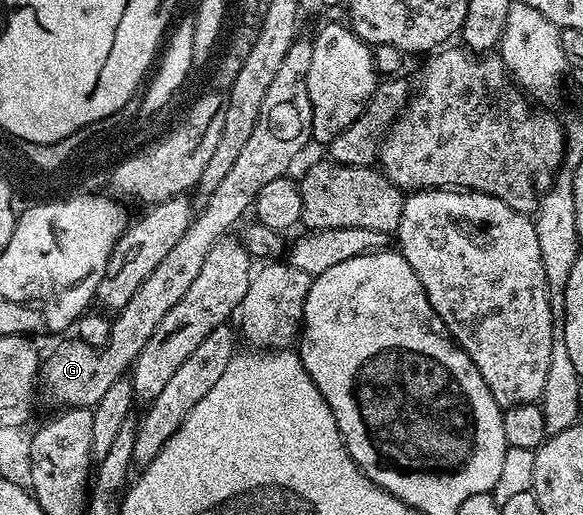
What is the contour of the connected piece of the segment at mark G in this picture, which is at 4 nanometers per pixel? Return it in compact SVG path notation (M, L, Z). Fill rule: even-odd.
M299 36L295 38L292 48L288 48L288 56L284 56L284 64L280 64L280 72L276 72L272 85L264 95L264 104L260 104L260 120L256 120L256 128L252 128L252 136L244 144L244 149L241 150L236 164L232 164L228 176L224 176L224 180L220 180L220 188L216 188L216 192L209 195L205 201L207 202L206 207L197 211L189 228L184 232L184 236L180 236L178 243L172 247L172 252L168 252L168 256L164 256L164 260L160 260L156 272L152 272L152 276L148 276L148 280L144 280L144 284L140 284L140 292L136 292L136 296L132 296L132 300L128 300L128 304L124 304L124 308L117 311L115 318L111 321L108 342L103 347L90 346L81 340L62 342L47 358L45 355L40 366L40 390L46 393L47 400L54 405L54 408L87 409L99 402L100 397L108 392L108 388L125 375L124 370L127 371L133 365L139 352L143 350L144 344L148 342L152 332L159 326L160 320L164 320L164 316L168 316L168 312L172 312L172 304L176 304L184 296L184 292L188 292L188 288L192 288L192 280L196 280L196 275L204 264L204 256L208 256L208 252L212 252L212 248L218 241L227 232L233 231L230 229L245 214L248 214L255 200L258 199L260 188L264 188L264 184L268 184L271 180L283 177L289 171L286 169L293 164L294 157L305 148L306 141L309 143L312 138L310 133L312 100L308 100L308 80L306 79L308 64L312 64L312 41L309 37Z

